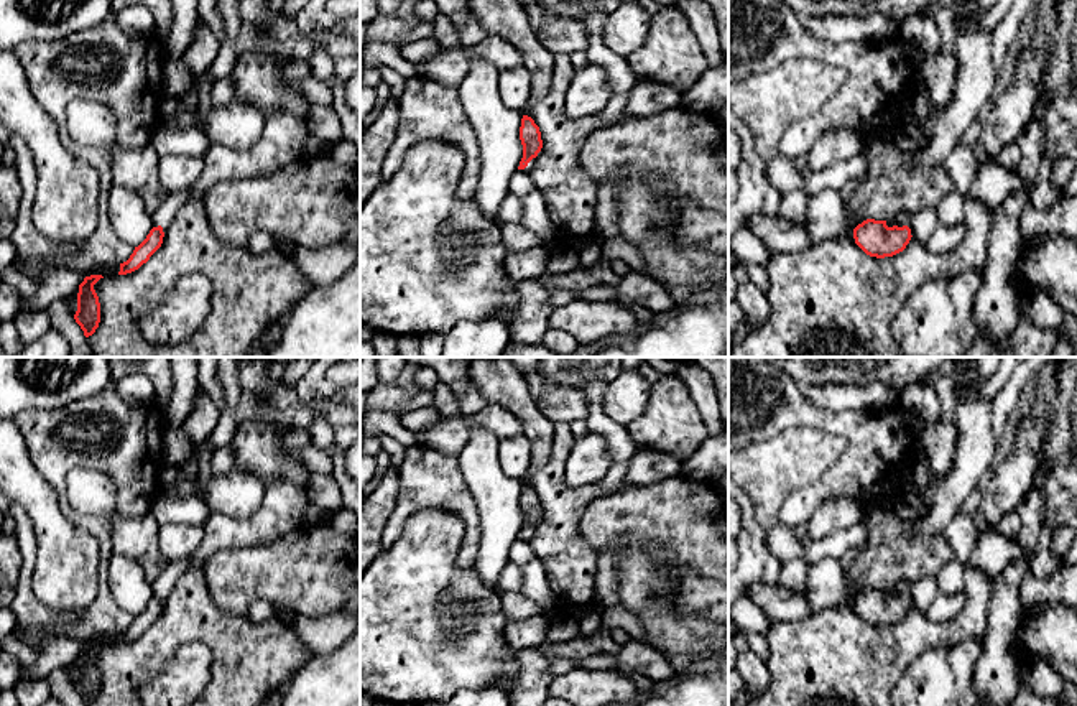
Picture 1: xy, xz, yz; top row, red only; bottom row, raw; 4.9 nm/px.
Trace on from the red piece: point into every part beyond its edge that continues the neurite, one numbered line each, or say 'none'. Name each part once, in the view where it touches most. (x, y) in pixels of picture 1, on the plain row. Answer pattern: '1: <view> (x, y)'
1: yz (901, 588)

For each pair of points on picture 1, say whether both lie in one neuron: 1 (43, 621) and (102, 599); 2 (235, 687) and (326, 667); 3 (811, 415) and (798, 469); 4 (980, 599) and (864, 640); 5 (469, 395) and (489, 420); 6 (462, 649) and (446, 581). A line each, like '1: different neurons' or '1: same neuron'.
1: same neuron
2: different neurons
3: different neurons
4: same neuron
5: different neurons
6: same neuron

